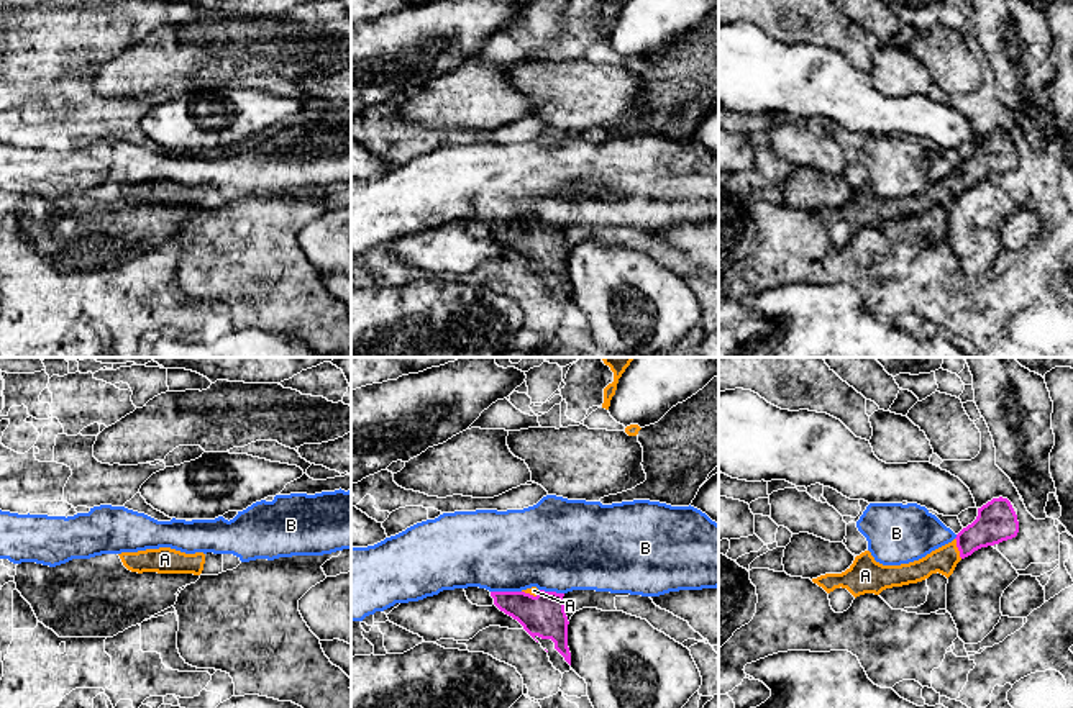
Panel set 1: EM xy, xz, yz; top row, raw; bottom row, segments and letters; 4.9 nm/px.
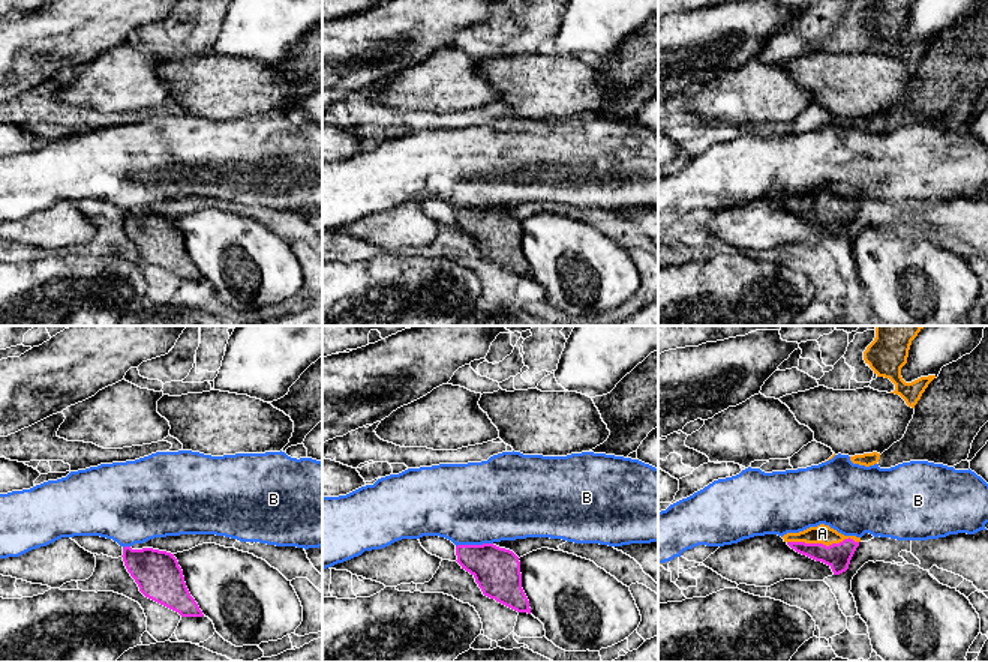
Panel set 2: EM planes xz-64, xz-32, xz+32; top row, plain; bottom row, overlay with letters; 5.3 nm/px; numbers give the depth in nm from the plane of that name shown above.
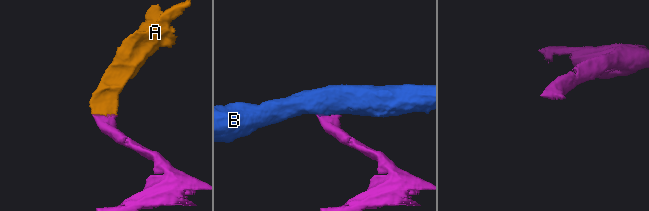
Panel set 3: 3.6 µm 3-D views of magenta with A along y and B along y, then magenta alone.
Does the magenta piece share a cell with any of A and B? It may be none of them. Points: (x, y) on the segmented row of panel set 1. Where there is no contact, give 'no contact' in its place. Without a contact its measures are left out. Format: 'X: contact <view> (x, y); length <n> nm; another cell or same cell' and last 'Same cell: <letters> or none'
A: contact yz (957, 546); length 110 nm; same cell
B: contact xz (506, 592); length 150 nm; another cell
Same cell: A

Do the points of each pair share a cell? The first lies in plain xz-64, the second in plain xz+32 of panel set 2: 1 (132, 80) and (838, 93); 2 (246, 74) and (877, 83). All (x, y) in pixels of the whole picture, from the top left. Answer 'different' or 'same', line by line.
1: different
2: same

